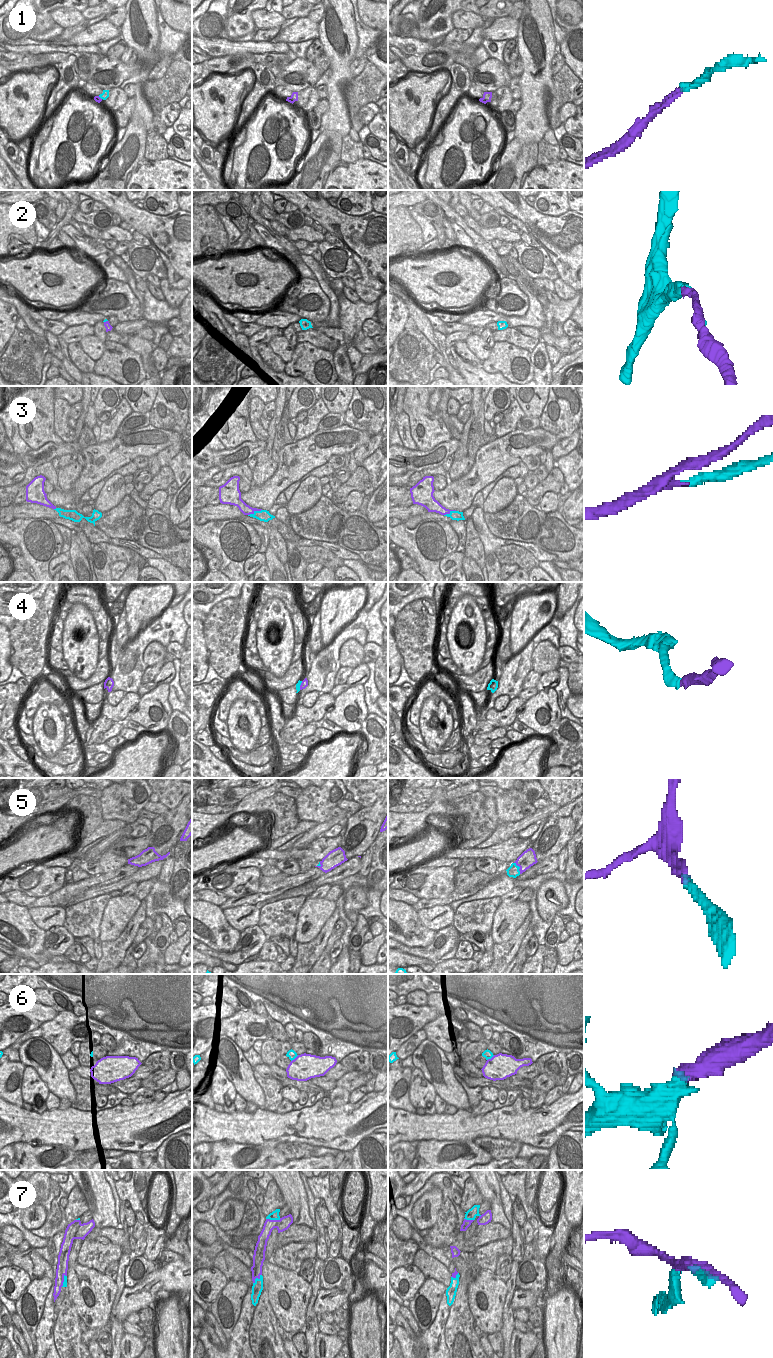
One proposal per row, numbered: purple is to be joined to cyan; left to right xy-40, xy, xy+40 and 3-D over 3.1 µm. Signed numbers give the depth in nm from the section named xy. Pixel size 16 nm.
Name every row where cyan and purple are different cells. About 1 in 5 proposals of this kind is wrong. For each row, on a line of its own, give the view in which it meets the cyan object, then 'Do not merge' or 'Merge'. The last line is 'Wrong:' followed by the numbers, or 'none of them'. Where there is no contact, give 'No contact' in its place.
1: Touches cyan in xy-40. Merge
2: Touches cyan in xy-40. Do not merge
3: Touches cyan in xy. Do not merge
4: Touches cyan in xy. Merge
5: Touches cyan in xy+40. Merge
6: Touches cyan in xy. Merge
7: Touches cyan in xy. Do not merge
Wrong: 2, 3, 7

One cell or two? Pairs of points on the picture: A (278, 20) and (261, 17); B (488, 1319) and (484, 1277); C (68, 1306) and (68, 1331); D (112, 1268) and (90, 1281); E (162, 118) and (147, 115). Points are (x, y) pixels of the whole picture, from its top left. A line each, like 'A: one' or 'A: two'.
A: one
B: one
C: one
D: two
E: two

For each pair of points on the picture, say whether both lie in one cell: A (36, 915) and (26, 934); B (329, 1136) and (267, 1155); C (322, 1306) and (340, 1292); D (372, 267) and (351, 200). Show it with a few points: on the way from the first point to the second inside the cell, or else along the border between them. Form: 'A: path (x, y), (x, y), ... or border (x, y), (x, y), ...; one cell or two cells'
A: border (28, 910), (31, 919), (45, 931); two cells
B: border (253, 1144), (276, 1147); two cells
C: path (326, 1302), (336, 1296); one cell
D: border (336, 207), (352, 215), (364, 215), (373, 210); two cells

